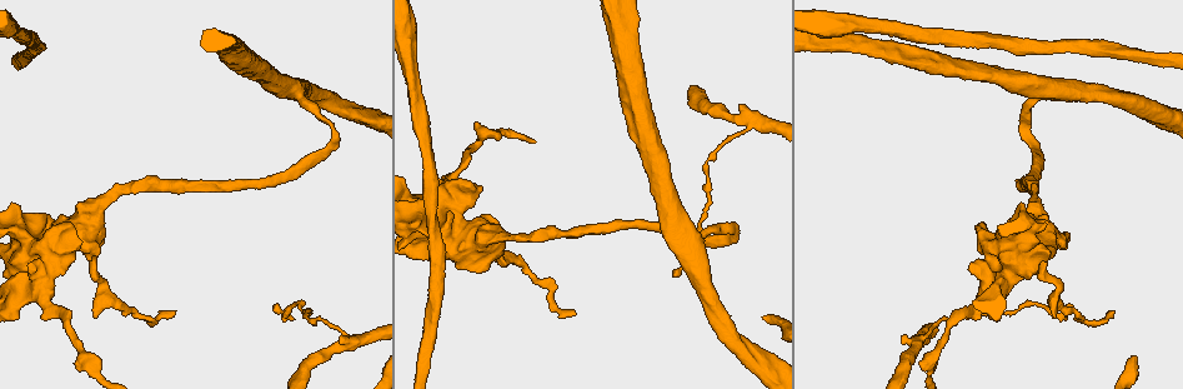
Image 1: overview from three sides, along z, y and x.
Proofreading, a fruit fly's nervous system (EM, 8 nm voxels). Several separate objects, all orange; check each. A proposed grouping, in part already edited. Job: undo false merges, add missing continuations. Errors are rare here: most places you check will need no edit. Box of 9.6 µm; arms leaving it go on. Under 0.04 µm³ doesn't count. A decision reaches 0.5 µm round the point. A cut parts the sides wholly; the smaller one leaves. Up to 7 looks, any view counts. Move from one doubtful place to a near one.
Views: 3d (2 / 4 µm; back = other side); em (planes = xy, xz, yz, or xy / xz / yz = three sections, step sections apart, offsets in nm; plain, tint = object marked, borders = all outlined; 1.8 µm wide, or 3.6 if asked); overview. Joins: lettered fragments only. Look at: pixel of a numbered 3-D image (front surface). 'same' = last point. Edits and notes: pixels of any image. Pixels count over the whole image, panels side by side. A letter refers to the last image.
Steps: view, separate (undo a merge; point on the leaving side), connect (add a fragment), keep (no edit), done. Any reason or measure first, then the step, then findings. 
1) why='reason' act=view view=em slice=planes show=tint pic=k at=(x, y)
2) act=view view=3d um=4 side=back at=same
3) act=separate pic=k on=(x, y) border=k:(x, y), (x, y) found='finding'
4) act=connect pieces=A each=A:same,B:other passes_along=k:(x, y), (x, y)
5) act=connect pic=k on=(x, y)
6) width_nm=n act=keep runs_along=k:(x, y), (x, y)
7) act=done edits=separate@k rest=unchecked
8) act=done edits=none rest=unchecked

why='a narrow waist' act=view view=em slice=yz step=4 show=tint pic=1 at=(1028, 127)

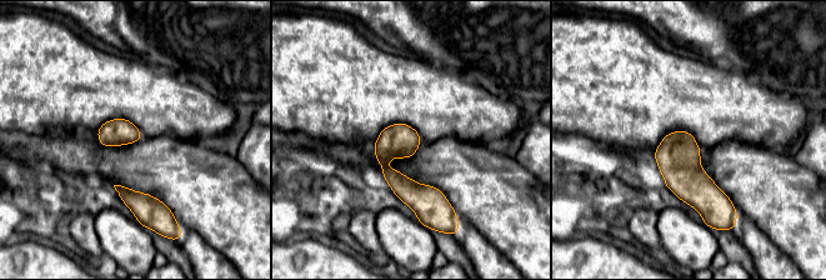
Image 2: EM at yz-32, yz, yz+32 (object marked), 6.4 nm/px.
act=view view=em slice=planes show=borders at=same

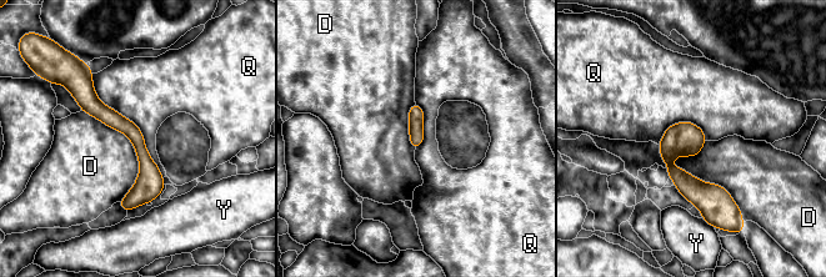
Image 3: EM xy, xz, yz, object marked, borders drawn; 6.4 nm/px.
act=keep each=D:other,Q:other,Y:other border=3:(657, 145), (741, 213) found='one neuron here'

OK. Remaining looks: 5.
why='small branch off a trunk' act=view view=em slice=planes show=tint pic=1 at=(29, 280)

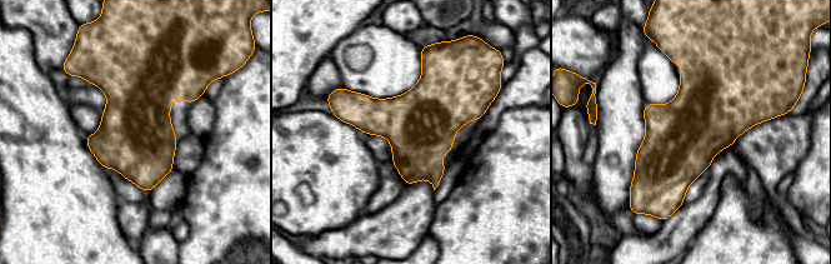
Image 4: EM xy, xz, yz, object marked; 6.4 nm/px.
act=view view=em slice=planes show=borders at=same

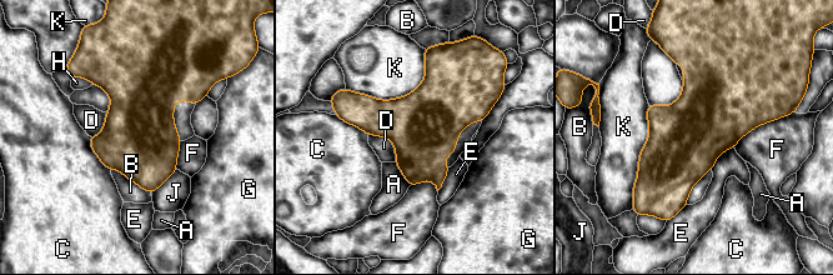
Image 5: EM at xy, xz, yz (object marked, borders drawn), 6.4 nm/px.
act=keep each=A:other,B:other,C:other,D:other,E:other,F:other,G:other,H:other,J:other,K:other border=5:(369, 134), (386, 136), (396, 161) found='continuous, no second neuron'

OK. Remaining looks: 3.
act=view view=3d um=4 pic=1 at=(274, 308)

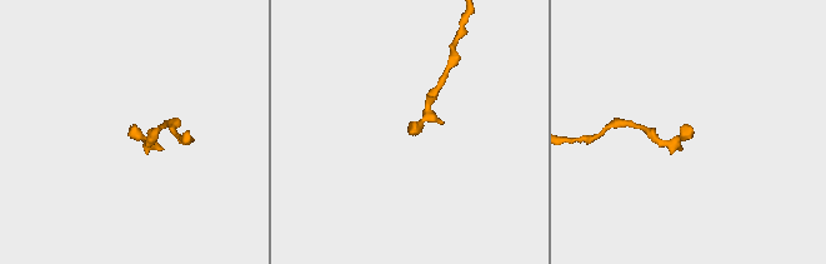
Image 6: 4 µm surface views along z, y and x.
why='shape alone is not enough' act=view view=em slice=planes show=borders pic=6 at=(413, 135)

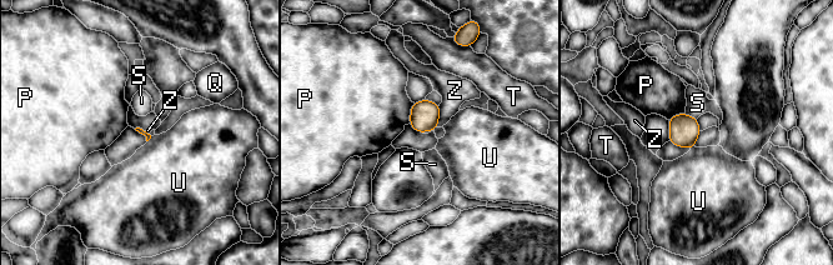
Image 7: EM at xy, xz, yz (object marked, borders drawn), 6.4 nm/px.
act=keep each=P:other,Q:other,S:other,T:other,U:other,Z:other border=7:(440, 105), (438, 124), (436, 126) found='no lettered fragment goes on from it'

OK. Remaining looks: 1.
act=done edits=none rest=unchecked

